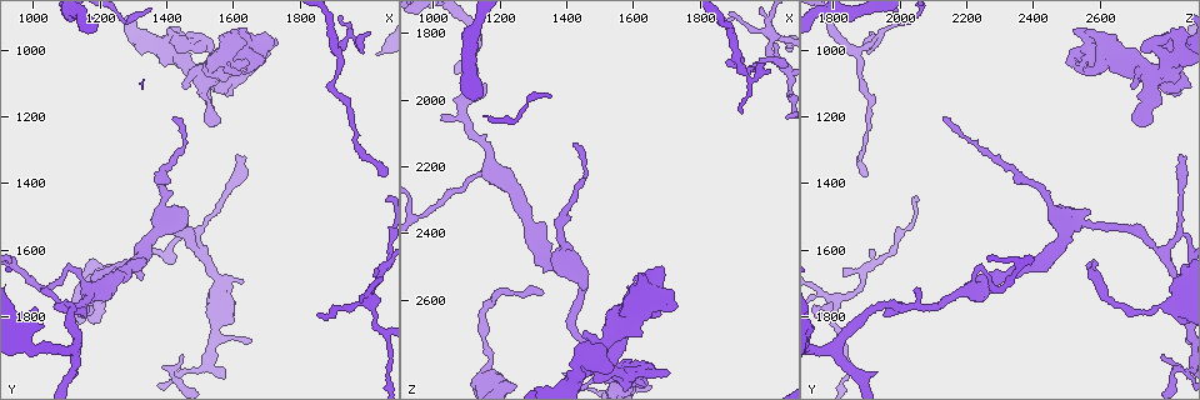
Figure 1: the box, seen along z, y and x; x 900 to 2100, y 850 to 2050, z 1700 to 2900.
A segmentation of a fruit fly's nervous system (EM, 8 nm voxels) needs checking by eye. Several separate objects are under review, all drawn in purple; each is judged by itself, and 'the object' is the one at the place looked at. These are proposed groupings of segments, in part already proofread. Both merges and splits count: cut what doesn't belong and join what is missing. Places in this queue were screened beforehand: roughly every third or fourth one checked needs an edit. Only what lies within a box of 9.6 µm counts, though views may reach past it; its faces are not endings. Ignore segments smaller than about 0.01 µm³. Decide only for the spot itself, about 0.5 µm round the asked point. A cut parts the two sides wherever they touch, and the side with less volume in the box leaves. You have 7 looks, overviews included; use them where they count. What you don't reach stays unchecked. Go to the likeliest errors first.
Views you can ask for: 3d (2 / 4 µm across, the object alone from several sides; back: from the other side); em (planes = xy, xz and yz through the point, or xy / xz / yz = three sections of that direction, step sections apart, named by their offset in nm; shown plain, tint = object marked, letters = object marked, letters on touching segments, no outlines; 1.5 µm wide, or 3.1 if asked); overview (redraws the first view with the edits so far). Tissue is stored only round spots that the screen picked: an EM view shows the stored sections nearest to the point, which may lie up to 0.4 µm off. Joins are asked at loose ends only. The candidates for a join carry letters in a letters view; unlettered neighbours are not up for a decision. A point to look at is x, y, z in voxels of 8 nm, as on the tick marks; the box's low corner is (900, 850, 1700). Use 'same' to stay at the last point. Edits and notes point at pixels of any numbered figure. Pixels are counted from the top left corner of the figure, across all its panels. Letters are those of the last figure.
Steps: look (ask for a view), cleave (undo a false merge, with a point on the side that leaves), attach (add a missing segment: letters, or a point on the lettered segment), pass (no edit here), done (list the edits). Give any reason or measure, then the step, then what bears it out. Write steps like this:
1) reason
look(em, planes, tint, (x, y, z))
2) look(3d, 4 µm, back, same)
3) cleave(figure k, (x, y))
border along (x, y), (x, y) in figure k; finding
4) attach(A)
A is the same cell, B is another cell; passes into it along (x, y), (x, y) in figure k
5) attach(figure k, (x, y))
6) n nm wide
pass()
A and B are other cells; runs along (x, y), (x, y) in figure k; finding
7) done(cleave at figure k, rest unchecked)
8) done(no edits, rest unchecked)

free end
look(em, xy, step 8, letters, (1620, 940, 2520))

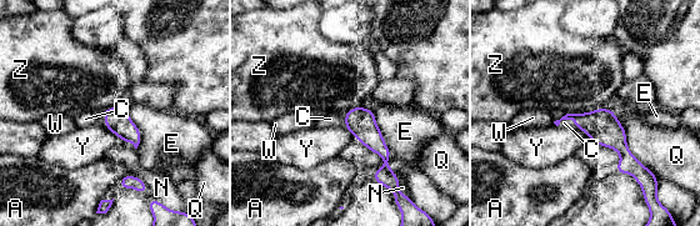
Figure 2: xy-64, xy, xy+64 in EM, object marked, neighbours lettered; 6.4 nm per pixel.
attach(figure 2, (564, 122))
C is the same cell, A, E, N, Q, W, Y and Z are other cells; it goes on there

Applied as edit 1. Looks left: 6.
look(overview)

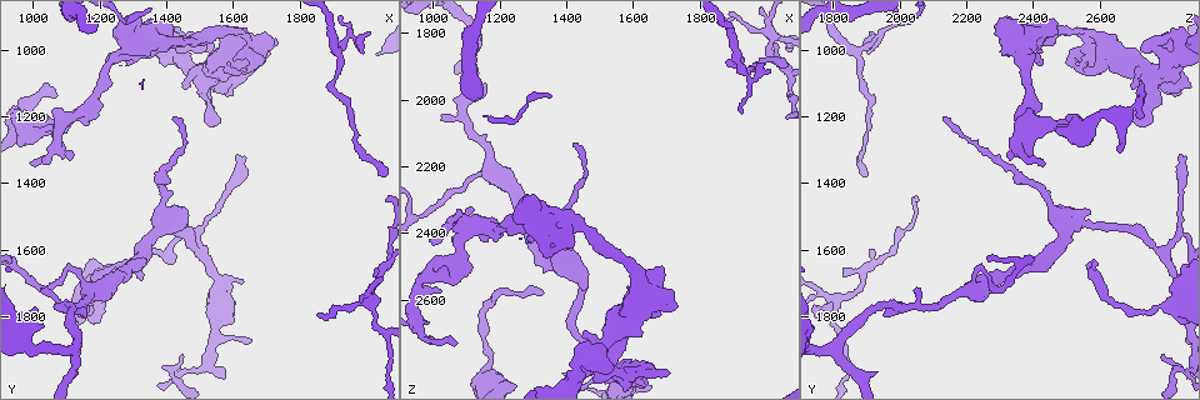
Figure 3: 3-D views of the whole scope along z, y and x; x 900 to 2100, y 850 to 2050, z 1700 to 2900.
an open end
look(3d, 4 µm, (1280, 1030, 2430))

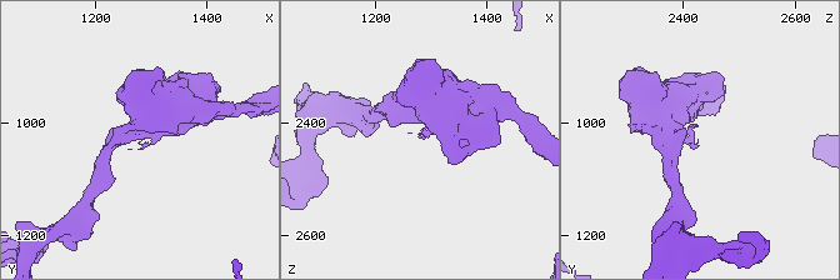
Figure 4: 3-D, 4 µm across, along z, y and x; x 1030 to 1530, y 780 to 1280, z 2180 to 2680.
look(em, planes, letters, (1280, 1030, 2430))

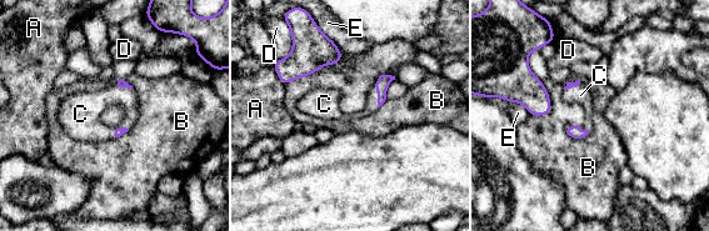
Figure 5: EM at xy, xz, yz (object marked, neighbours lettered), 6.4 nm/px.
attach(figure 5, (372, 105))
C is the same cell, A, B, D and E are other cells; passes into it along (382, 84), (378, 96), (372, 105) in figure 5; it goes on there

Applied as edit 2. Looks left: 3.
look(em, planes, tint, (1170, 1770, 2810))

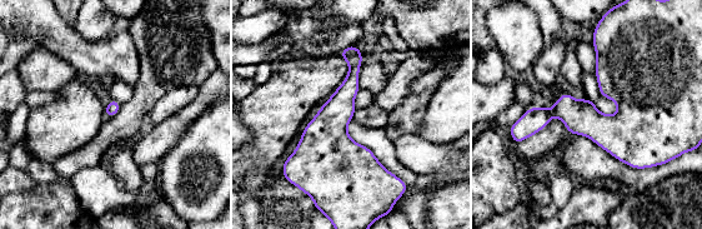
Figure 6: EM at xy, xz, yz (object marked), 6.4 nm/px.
look(em, planes, letters, same)

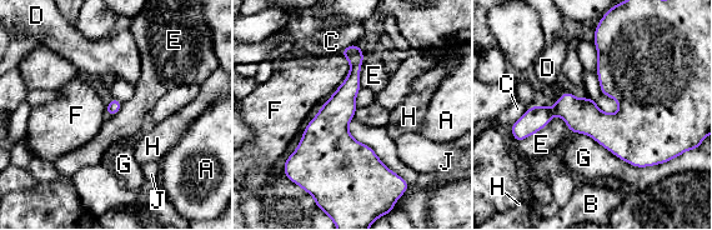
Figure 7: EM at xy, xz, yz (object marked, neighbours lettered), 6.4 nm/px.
G touches over 600 nm
pass()
A, B, C, D, E, F, G, H and J are other cells; all the same neuron

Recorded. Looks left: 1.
done(attach at figure 2, attach at figure 5, rest unchecked)

